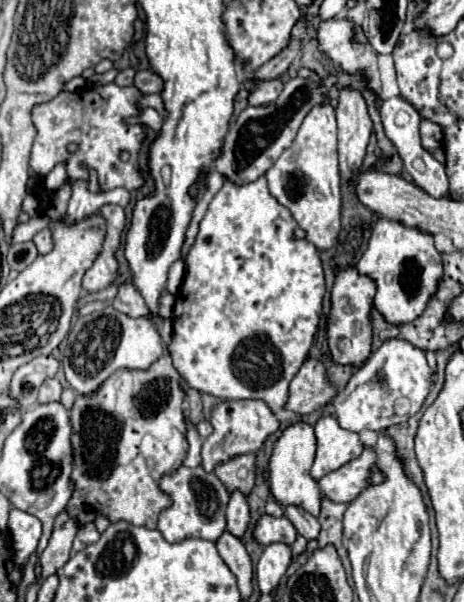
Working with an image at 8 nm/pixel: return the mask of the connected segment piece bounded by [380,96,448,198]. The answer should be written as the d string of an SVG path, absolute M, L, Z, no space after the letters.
M396 96L396 98L390 98L390 100L382 102L380 114L382 114L382 124L384 124L384 130L386 130L386 136L398 148L400 158L404 162L404 170L412 176L414 184L418 188L422 188L424 192L428 192L430 196L434 196L434 198L444 198L448 194L448 190L446 190L446 170L420 142L420 134L418 134L420 114L418 114L418 110L410 102L406 102L402 96Z

